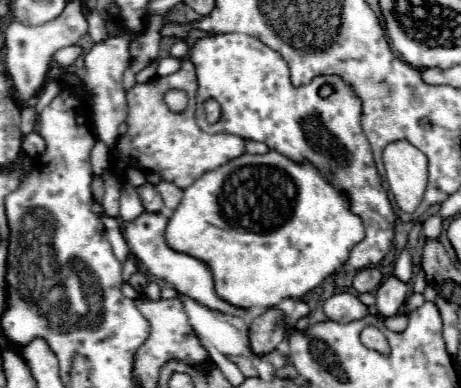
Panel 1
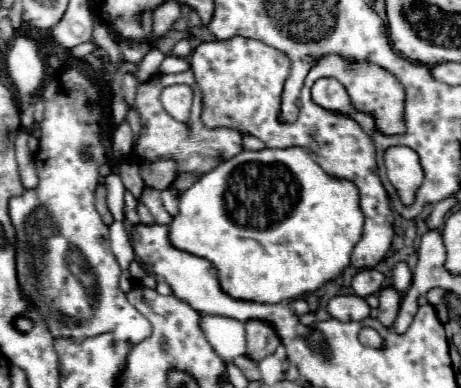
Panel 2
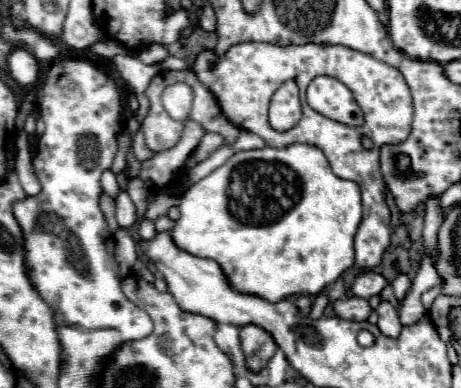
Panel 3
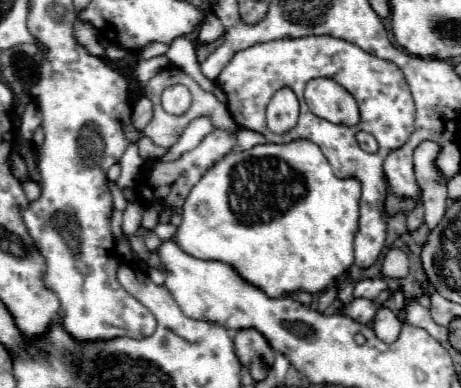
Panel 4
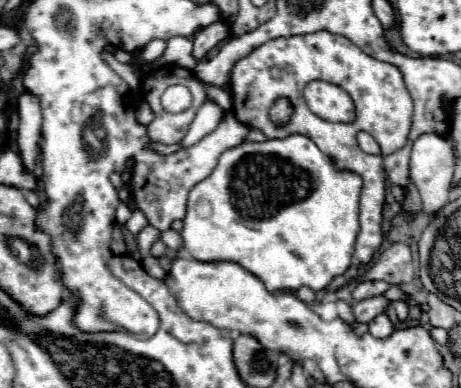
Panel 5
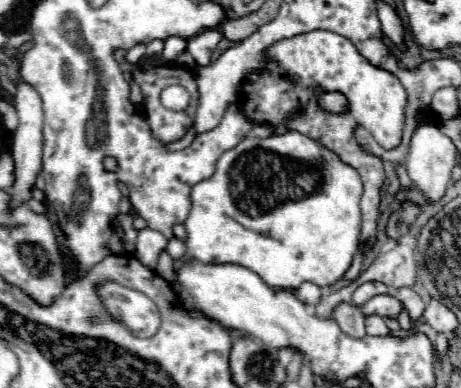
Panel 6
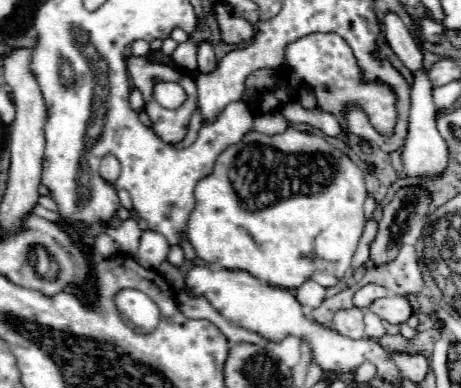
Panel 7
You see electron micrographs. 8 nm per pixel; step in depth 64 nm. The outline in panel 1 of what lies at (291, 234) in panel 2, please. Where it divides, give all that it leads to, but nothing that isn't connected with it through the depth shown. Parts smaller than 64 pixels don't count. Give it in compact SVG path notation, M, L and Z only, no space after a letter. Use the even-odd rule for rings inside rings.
M276 150L266 154L242 154L228 164L206 172L184 190L182 202L170 216L166 228L168 246L204 260L214 274L218 296L248 310L266 310L284 298L302 298L328 276L338 274L346 264L352 246L362 238L364 224L360 216L348 208L348 196L332 188L312 164L298 164Z

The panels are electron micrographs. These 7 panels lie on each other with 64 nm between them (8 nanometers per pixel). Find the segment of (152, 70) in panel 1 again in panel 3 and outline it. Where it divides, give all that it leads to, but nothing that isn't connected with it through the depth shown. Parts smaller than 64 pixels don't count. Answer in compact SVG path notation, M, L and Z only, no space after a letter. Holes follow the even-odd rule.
M150 44L150 46L142 48L142 52L138 54L138 58L140 58L144 64L162 62L166 56L168 56L168 50L166 50L166 46L162 46L162 44Z

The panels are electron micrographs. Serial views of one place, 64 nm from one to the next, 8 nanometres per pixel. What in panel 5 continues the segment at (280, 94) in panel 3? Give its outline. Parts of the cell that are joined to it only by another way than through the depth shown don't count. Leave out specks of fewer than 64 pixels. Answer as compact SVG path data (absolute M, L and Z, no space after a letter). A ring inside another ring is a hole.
M279 98L276 100L276 104L272 106L272 120L278 122L278 124L284 124L292 114L292 108L288 104L287 98Z

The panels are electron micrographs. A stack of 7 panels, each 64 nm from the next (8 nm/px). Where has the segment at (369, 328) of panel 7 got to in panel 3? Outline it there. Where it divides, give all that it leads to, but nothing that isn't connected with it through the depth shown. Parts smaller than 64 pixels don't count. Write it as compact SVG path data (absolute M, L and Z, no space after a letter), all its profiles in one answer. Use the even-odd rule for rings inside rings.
M380 302L380 306L376 308L376 314L378 314L376 324L378 324L380 332L384 332L384 336L392 336L392 338L400 336L402 324L400 324L396 308L390 302Z

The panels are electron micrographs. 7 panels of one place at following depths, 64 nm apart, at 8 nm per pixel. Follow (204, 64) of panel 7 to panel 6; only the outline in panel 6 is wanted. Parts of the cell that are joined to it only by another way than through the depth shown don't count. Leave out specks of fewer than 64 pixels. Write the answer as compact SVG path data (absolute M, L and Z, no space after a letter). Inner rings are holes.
M206 30L200 36L194 36L188 40L188 50L194 56L198 66L210 64L212 62L212 50L216 48L216 44L222 40L222 34L216 30Z

